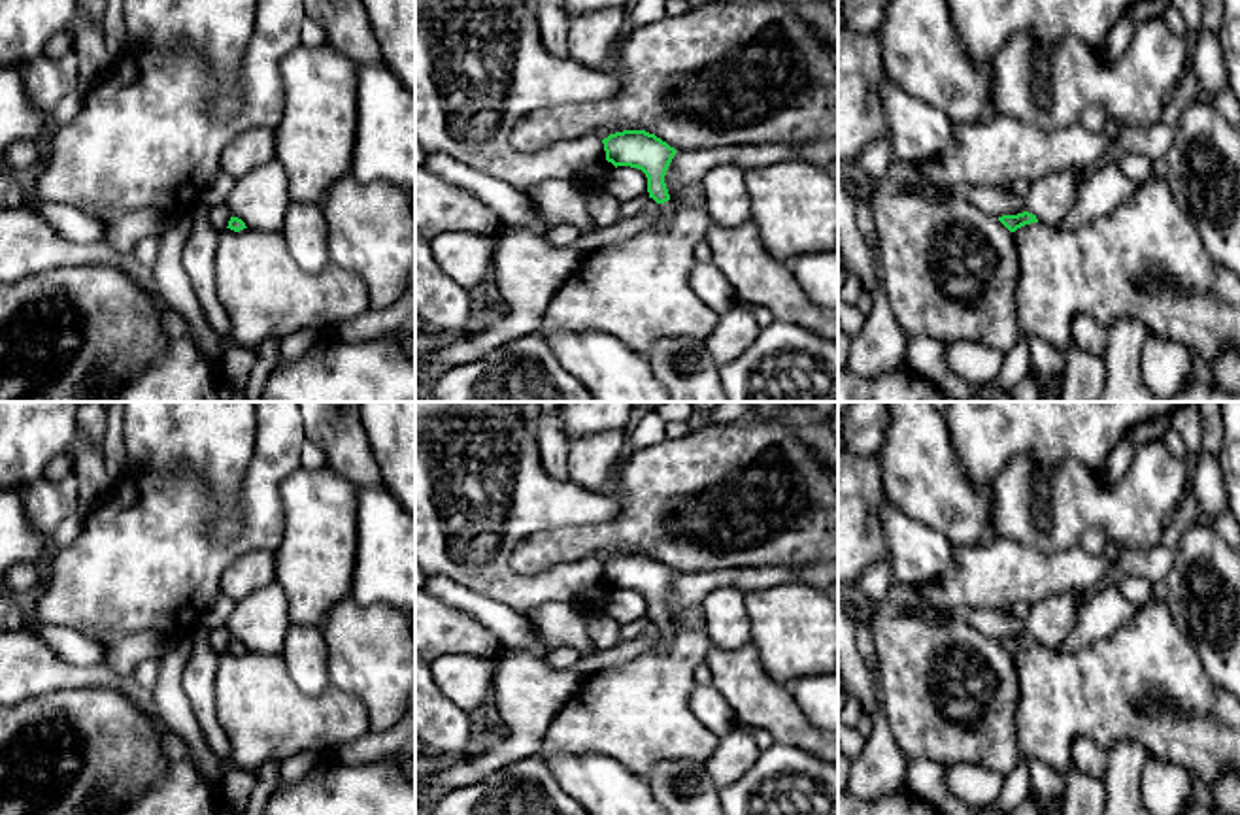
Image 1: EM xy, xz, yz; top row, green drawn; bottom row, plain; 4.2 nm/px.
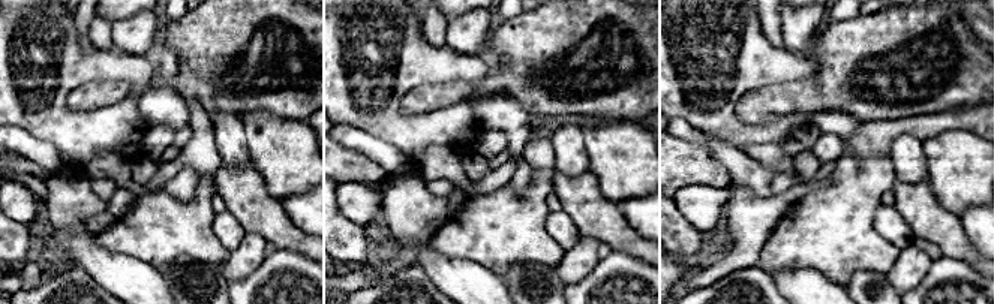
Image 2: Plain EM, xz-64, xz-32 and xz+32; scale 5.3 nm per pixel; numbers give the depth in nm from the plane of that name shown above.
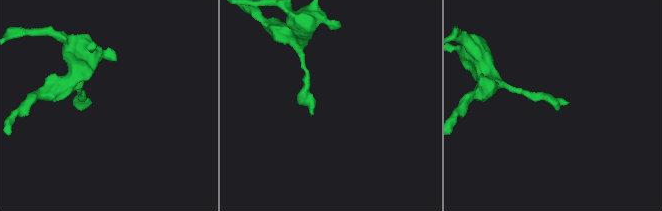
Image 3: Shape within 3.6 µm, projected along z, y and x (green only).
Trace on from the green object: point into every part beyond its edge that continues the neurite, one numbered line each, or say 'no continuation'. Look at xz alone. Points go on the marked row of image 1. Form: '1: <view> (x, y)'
1: xz (667, 210)

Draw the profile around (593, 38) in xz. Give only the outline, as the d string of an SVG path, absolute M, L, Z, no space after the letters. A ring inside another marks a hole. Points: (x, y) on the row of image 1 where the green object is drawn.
M623 8L570 15L568 57L595 70L610 70L623 40L625 17Z

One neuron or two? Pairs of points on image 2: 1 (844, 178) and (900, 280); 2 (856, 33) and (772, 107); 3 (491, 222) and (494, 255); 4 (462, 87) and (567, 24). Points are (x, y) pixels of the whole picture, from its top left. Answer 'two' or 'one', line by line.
1: two
2: one
3: one
4: one

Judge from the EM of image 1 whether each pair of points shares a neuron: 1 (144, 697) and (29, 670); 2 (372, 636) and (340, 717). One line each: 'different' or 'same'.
1: same
2: different

